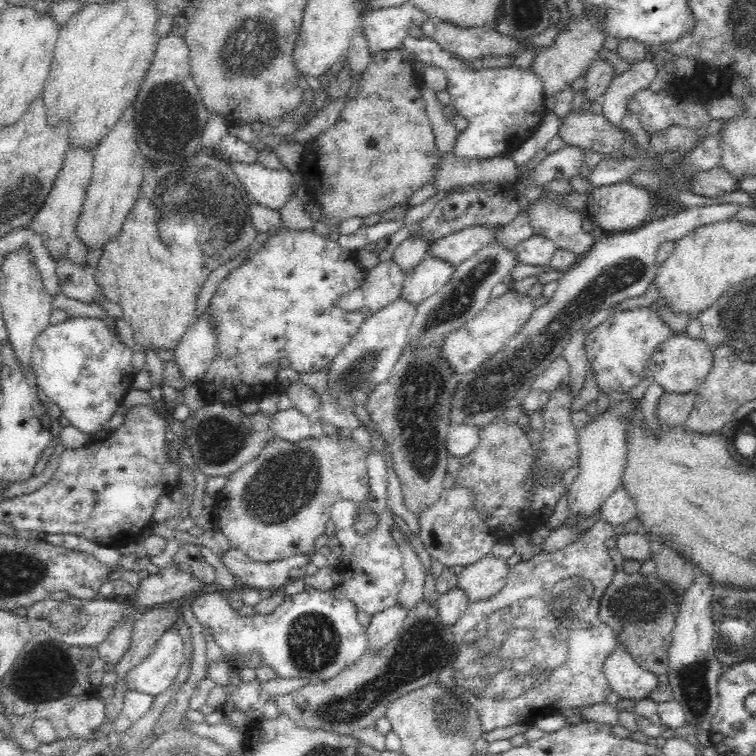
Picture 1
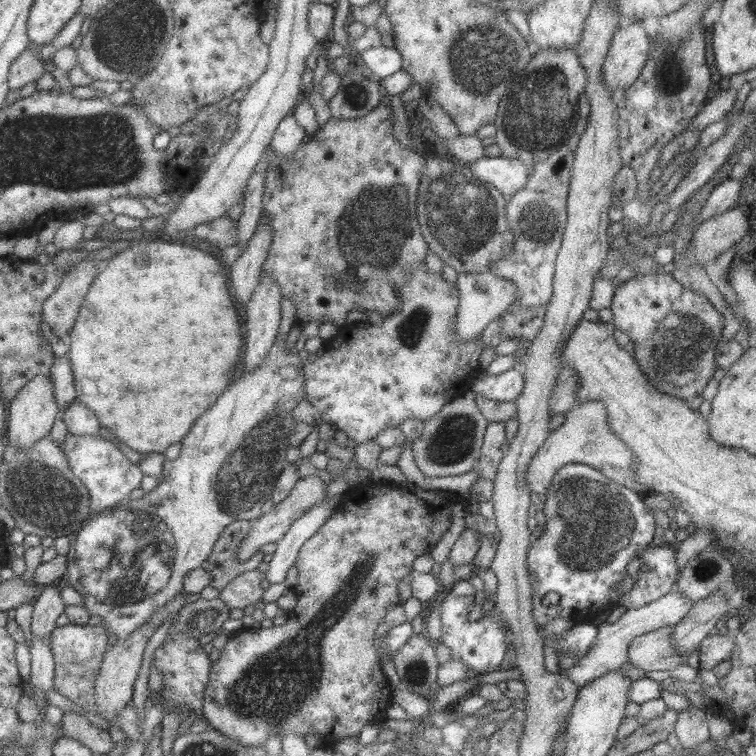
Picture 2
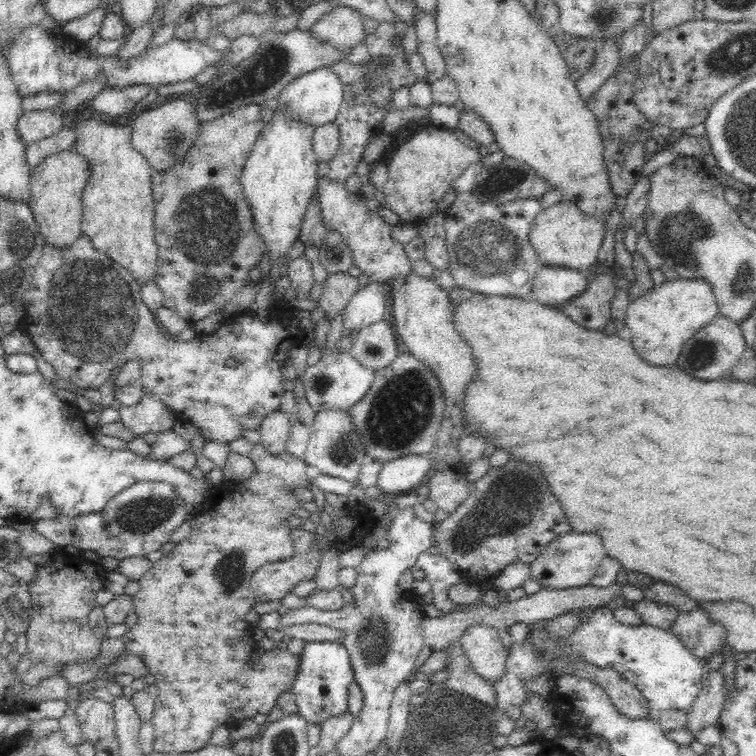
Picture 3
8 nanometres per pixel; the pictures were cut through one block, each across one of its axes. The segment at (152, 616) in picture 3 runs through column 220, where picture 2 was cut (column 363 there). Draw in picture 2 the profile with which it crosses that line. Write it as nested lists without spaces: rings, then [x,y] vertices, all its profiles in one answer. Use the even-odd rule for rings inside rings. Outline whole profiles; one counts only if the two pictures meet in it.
[[[378,479],[362,484],[355,483],[347,492],[338,497],[336,508],[329,515],[329,518],[327,518],[319,527],[319,530],[311,538],[308,538],[298,550],[298,555],[294,562],[298,573],[298,580],[297,585],[292,588],[297,603],[287,613],[285,623],[277,626],[271,625],[269,628],[259,628],[256,630],[243,629],[239,631],[236,635],[227,638],[227,641],[220,650],[219,658],[210,664],[208,683],[203,689],[202,696],[201,716],[206,719],[206,723],[214,726],[223,736],[239,742],[241,746],[263,745],[263,742],[275,733],[278,733],[282,738],[288,732],[296,732],[302,737],[307,732],[316,732],[319,734],[320,744],[329,747],[340,738],[347,738],[359,734],[361,727],[368,722],[384,721],[386,719],[385,710],[392,704],[392,689],[383,676],[379,657],[373,646],[375,628],[377,624],[383,622],[383,617],[388,610],[401,604],[399,595],[397,594],[399,582],[413,571],[413,560],[417,556],[429,553],[435,544],[437,544],[437,540],[447,532],[447,528],[451,524],[451,518],[453,518],[451,506],[457,503],[461,503],[465,507],[467,506],[467,501],[463,500],[461,495],[454,494],[451,491],[437,489],[426,490],[407,482],[395,484],[381,482]],[[413,496],[419,500],[419,504],[415,504],[415,506],[413,506]],[[421,502],[425,504],[425,508],[421,506]]]

